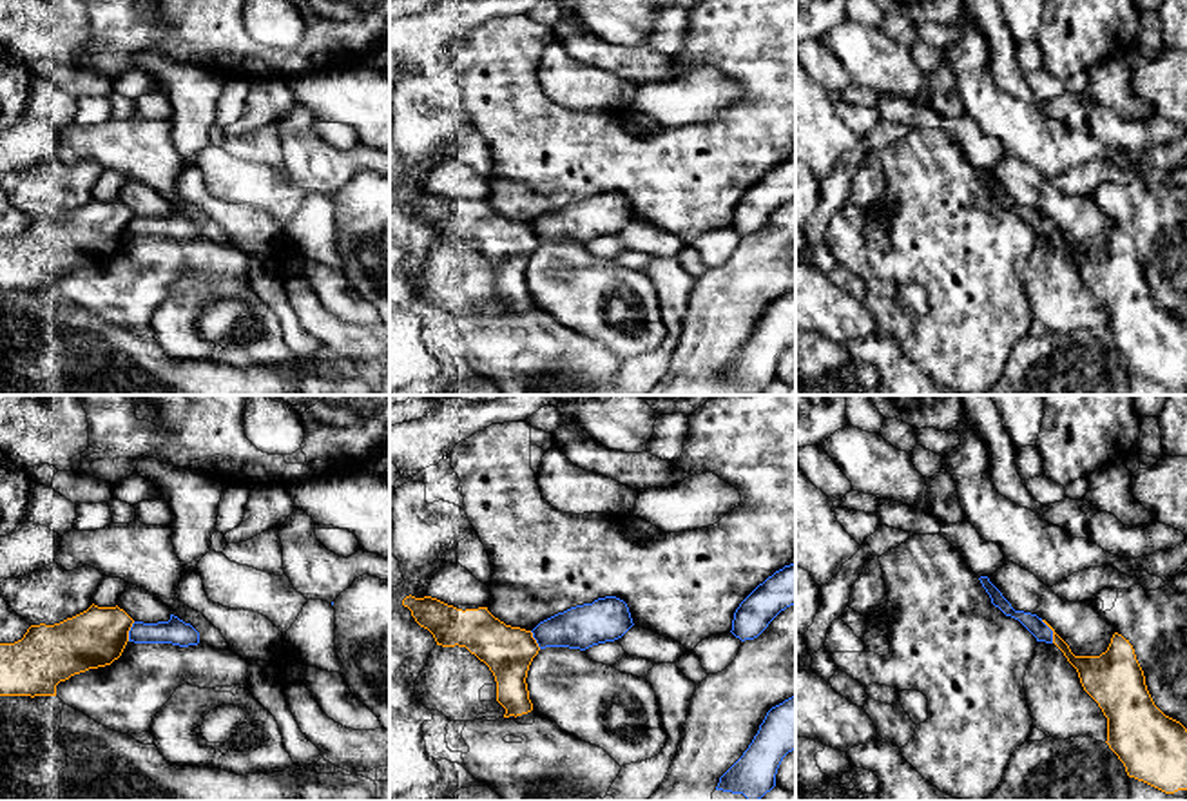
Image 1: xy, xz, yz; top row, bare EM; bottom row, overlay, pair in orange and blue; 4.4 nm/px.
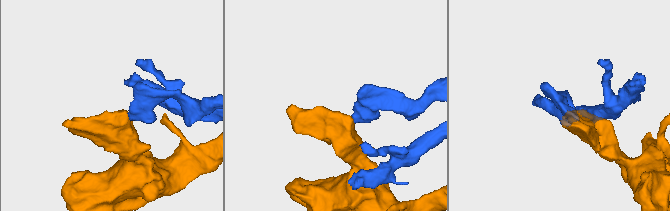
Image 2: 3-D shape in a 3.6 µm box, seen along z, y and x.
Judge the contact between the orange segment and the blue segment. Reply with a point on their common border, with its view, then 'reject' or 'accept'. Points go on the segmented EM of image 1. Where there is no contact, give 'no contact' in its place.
contact yz (1051, 629); reject

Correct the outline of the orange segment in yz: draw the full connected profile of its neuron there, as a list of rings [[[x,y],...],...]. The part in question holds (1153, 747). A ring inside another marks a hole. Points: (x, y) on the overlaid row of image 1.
[[[1046,620],[1042,622],[1053,631],[1053,643],[1076,669],[1084,690],[1107,718],[1105,743],[1124,763],[1127,776],[1165,794],[1187,790],[1187,729],[1154,705],[1129,640],[1115,632],[1107,651],[1100,656],[1075,656],[1055,629]]]

